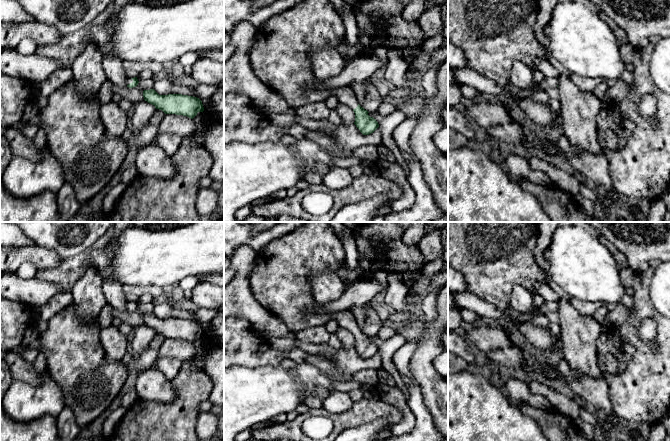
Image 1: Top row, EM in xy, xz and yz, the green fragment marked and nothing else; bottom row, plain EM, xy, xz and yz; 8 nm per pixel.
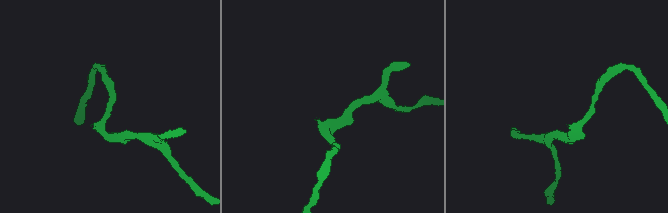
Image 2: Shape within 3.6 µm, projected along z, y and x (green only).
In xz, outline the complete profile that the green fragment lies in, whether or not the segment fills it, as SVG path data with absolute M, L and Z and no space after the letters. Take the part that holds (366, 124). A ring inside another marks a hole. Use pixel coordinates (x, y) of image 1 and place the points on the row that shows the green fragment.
M301 0L292 8L271 17L257 27L250 50L250 63L255 75L274 93L280 95L289 107L297 109L309 103L325 101L336 96L338 102L351 107L355 113L354 124L363 135L373 133L379 124L361 107L348 87L325 88L319 84L312 70L310 52L323 48L337 48L346 39L346 29L341 14L329 0Z

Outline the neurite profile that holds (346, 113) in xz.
M337 102L334 111L339 115L341 124L350 125L355 122L355 113L353 109L341 102Z

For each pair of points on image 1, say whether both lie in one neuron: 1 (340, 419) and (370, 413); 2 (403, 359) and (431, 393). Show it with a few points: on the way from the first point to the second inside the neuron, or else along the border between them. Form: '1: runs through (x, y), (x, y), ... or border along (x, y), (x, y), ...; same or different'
1: runs through (347, 419), (363, 413); same
2: border along (416, 343), (409, 363), (409, 373), (413, 378); different

